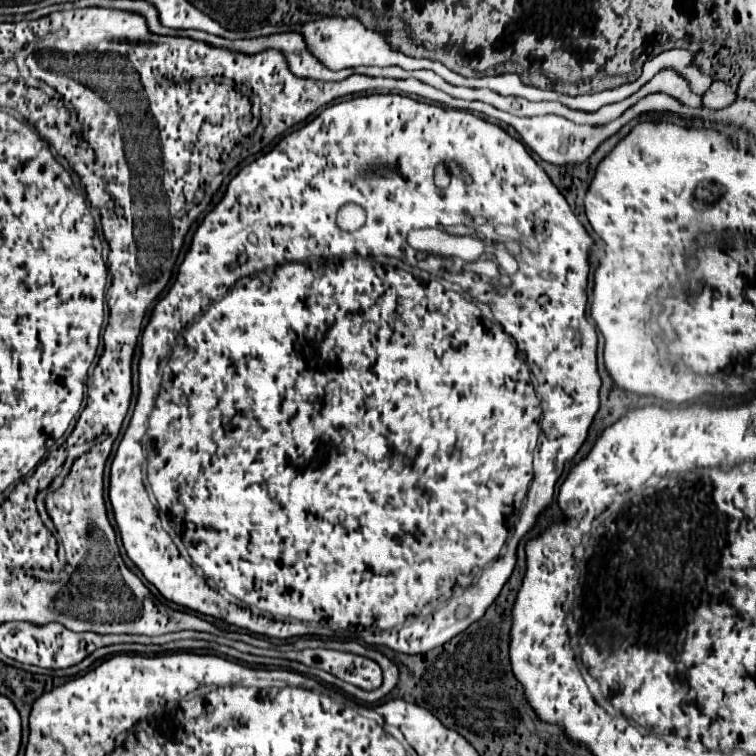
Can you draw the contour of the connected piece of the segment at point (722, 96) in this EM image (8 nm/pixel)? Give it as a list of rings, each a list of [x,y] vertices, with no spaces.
[[[717,80],[711,84],[711,88],[705,92],[703,96],[703,104],[707,108],[725,108],[727,104],[731,104],[735,98],[735,86],[729,86],[723,80]]]

